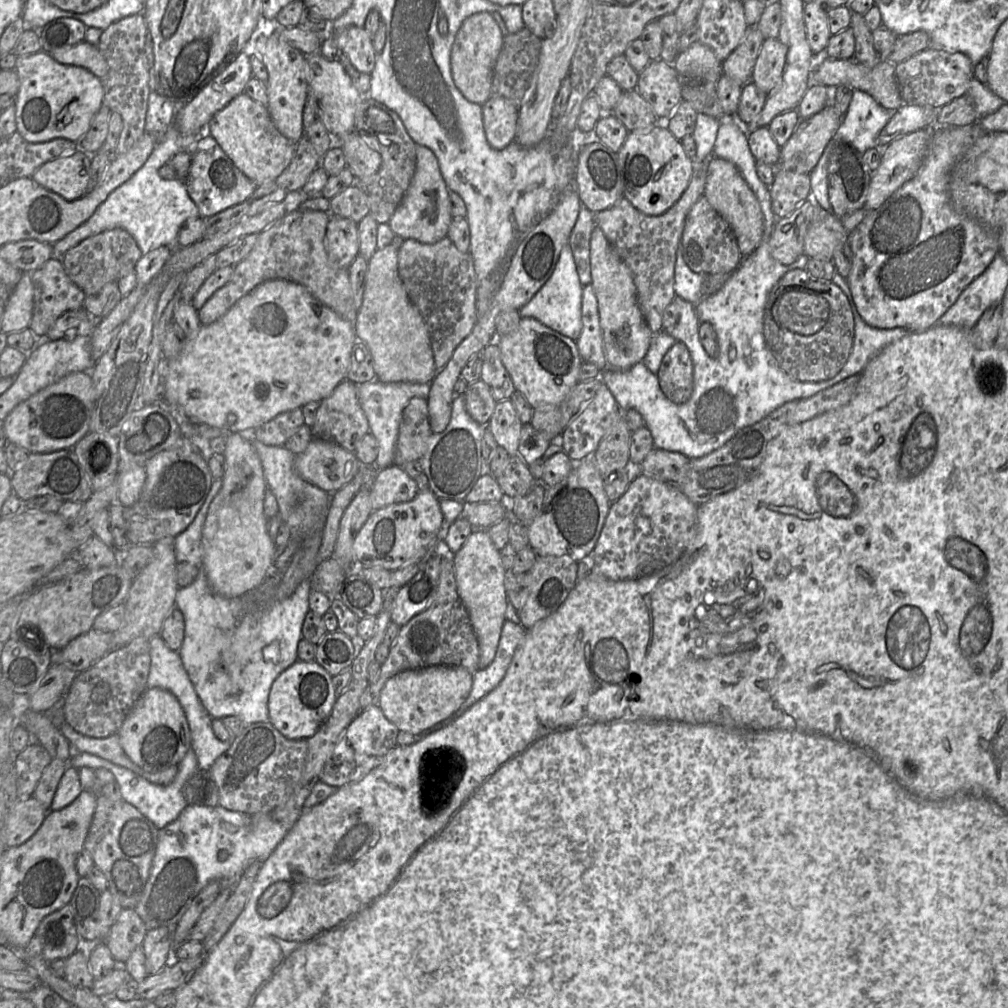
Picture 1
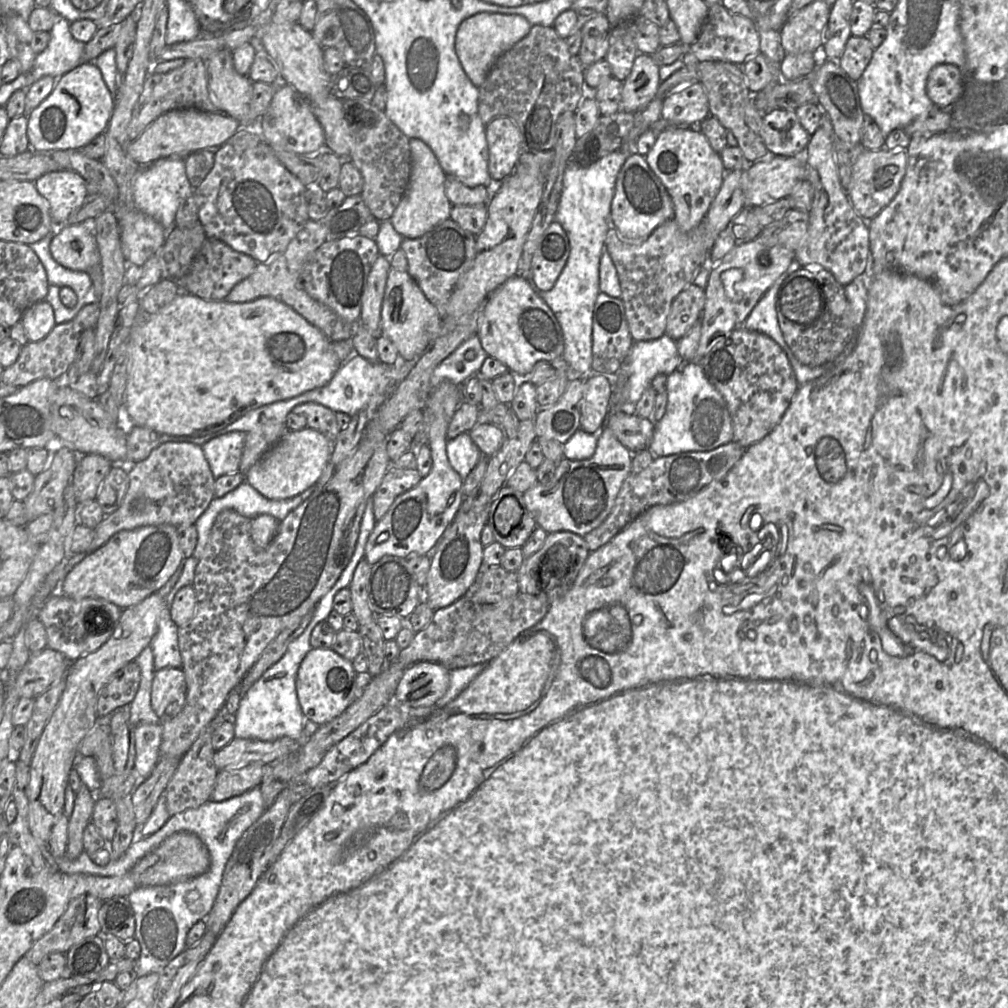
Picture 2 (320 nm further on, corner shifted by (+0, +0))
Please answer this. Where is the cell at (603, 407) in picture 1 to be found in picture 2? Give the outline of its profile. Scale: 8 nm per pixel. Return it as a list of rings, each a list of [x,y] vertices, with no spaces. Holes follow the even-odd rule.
[[[591,374],[586,380],[586,394],[582,403],[580,429],[589,433],[599,433],[609,416],[612,393],[612,377]]]

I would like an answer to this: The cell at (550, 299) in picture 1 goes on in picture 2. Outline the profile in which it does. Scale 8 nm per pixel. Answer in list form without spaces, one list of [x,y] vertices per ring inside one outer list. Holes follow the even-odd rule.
[[[619,149],[601,158],[593,165],[581,168],[567,165],[562,193],[555,214],[570,243],[567,263],[554,287],[539,296],[554,313],[563,333],[562,357],[575,374],[575,379],[585,379],[592,374],[592,320],[599,288],[599,264],[606,233],[611,225],[611,202],[617,175],[634,149]]]

